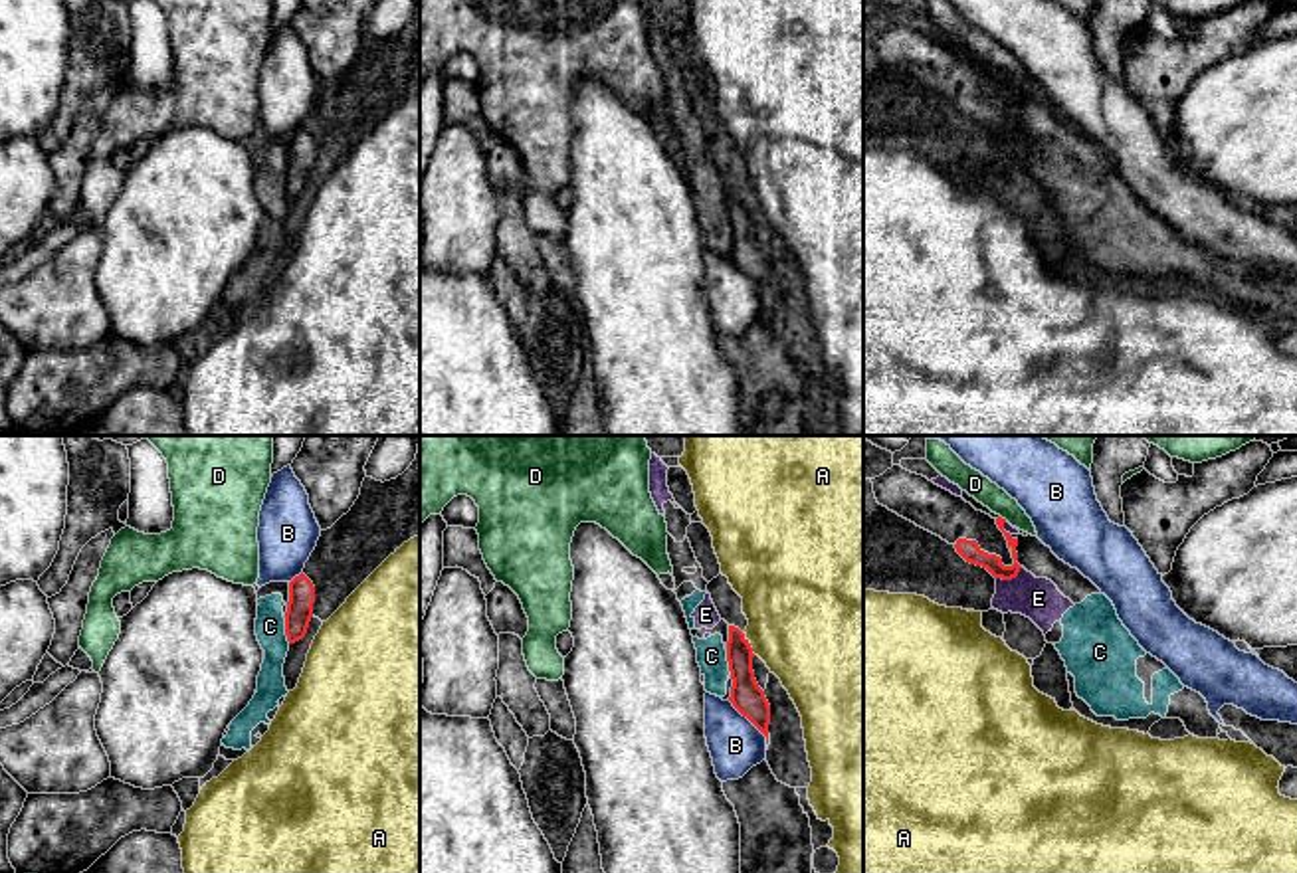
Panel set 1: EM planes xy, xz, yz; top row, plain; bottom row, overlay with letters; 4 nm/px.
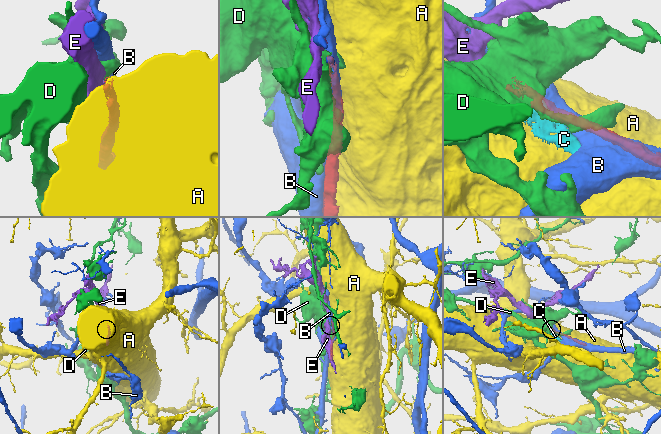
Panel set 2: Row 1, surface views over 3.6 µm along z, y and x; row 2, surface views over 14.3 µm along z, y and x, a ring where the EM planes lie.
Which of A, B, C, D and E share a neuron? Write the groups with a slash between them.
A / B / C E / D

